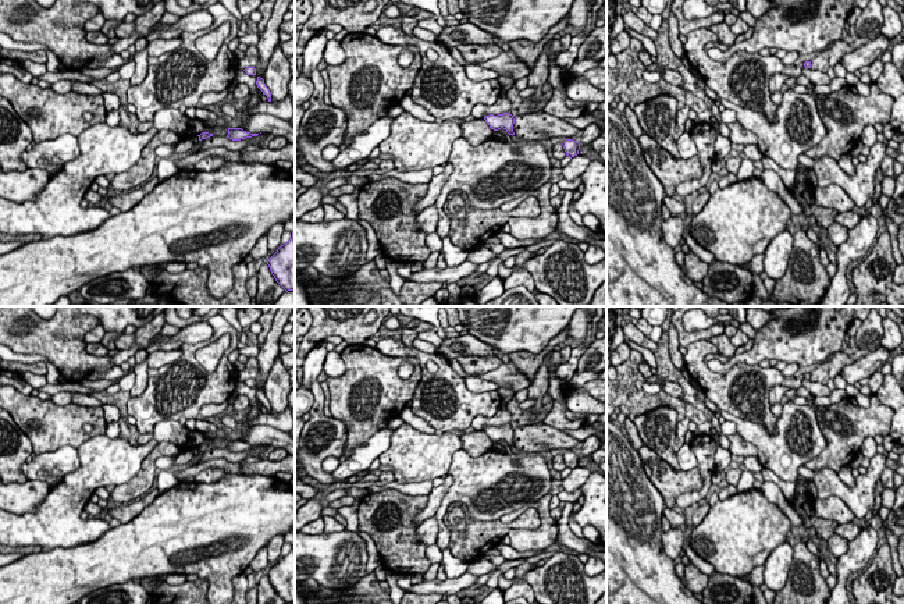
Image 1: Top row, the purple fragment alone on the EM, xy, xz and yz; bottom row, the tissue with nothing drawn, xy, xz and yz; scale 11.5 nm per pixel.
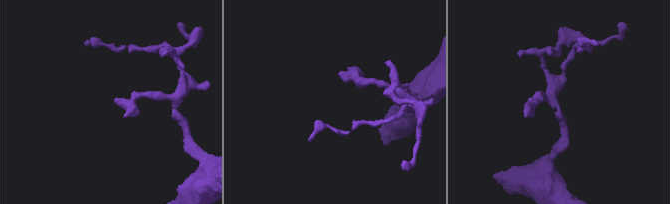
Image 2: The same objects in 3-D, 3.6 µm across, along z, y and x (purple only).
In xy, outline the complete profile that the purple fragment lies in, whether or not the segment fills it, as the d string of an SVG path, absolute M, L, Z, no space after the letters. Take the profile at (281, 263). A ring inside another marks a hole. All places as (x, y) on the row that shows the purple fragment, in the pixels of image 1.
M295 231L267 262L275 281L288 292L295 289Z

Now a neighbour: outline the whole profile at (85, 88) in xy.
M74 81L71 90L83 95L102 95L102 90L96 88L93 84L79 81Z

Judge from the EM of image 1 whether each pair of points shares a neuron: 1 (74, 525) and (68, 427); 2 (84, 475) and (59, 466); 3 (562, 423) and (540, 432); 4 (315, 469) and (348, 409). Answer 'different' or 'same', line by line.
1: different
2: different
3: different
4: different

